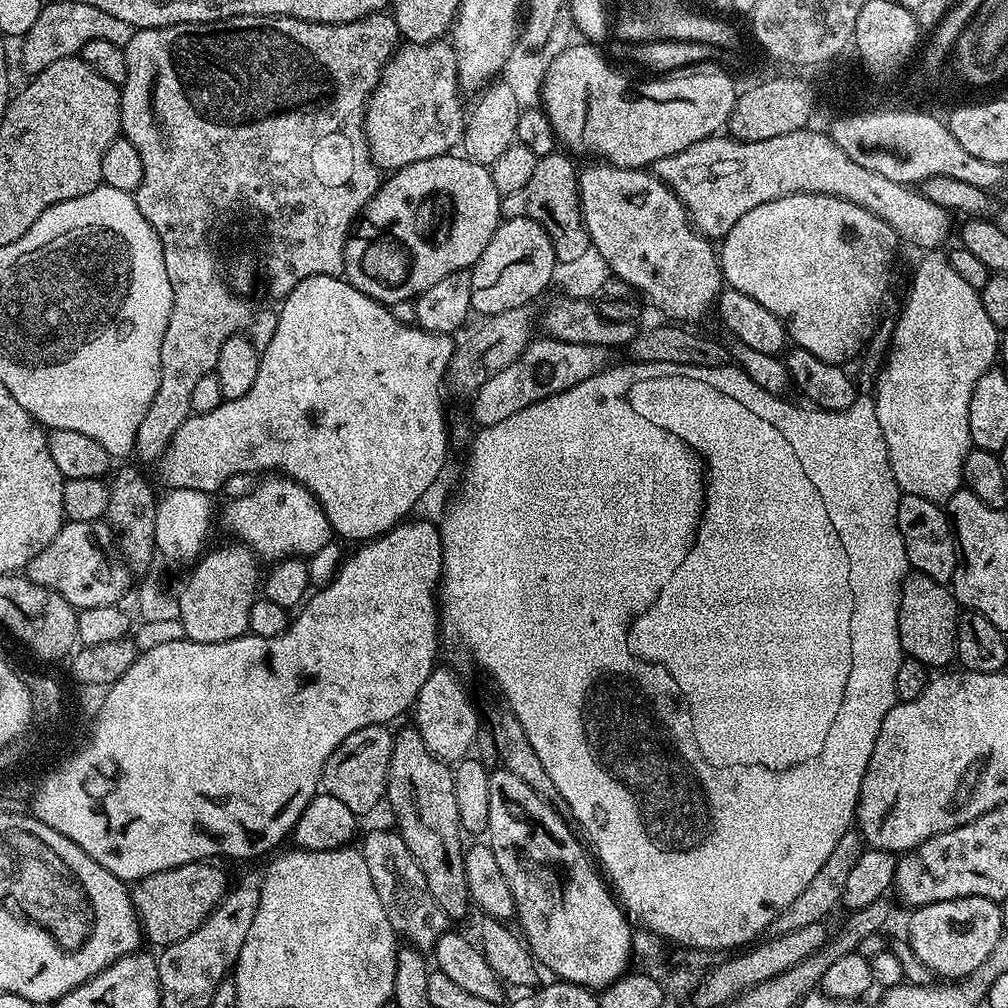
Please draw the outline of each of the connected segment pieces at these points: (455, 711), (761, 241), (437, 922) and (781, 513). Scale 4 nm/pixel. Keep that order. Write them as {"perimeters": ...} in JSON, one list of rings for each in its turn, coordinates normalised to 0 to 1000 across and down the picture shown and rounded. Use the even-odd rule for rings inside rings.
{"perimeters":[[[[435,661],[429,665],[429,667],[424,671],[423,677],[420,678],[419,685],[416,686],[415,692],[413,693],[413,697],[409,702],[409,709],[411,708],[411,721],[416,726],[419,734],[422,736],[424,742],[430,747],[430,749],[434,750],[437,754],[440,756],[454,756],[458,754],[465,746],[463,746],[466,740],[469,738],[473,728],[474,728],[474,710],[476,714],[476,708],[473,708],[467,694],[464,692],[462,688],[462,685],[457,677],[457,675],[446,665],[439,663],[439,661]]],[[[793,190],[740,208],[715,242],[712,251],[721,285],[756,300],[777,319],[789,344],[800,346],[815,359],[841,363],[868,331],[891,243],[889,230],[871,212],[830,194]]],[[[373,821],[367,824],[357,838],[357,844],[363,851],[367,873],[375,886],[375,891],[378,892],[379,901],[383,904],[389,921],[396,930],[402,930],[406,938],[425,944],[435,931],[445,924],[446,912],[427,887],[423,869],[402,839],[397,827],[390,822],[387,823]]],[[[665,359],[622,360],[615,361],[612,365],[604,363],[589,375],[581,375],[581,379],[565,383],[565,387],[550,391],[538,399],[530,399],[522,403],[522,407],[514,407],[514,411],[506,411],[506,415],[501,415],[499,419],[485,425],[477,424],[476,430],[473,428],[467,434],[468,445],[464,448],[464,461],[460,464],[456,489],[441,506],[440,517],[436,517],[435,520],[440,563],[435,584],[437,623],[441,632],[449,631],[450,634],[457,635],[468,646],[469,653],[488,670],[489,677],[496,682],[503,700],[508,703],[525,730],[535,755],[546,768],[555,788],[564,797],[568,814],[579,820],[578,828],[581,833],[583,828],[582,836],[585,841],[587,836],[586,844],[594,860],[601,866],[620,906],[626,907],[629,913],[631,908],[630,916],[636,922],[642,922],[648,930],[668,933],[675,937],[676,941],[695,940],[698,944],[713,946],[717,940],[734,942],[753,934],[765,922],[772,907],[776,907],[776,903],[780,903],[780,899],[784,899],[784,895],[788,895],[788,891],[792,891],[792,887],[800,883],[808,867],[815,863],[819,851],[823,851],[827,839],[831,839],[831,831],[835,831],[835,827],[846,820],[855,772],[859,768],[859,760],[863,760],[863,748],[867,748],[867,736],[871,736],[875,712],[879,712],[879,708],[883,708],[883,704],[891,696],[891,665],[899,653],[893,636],[893,588],[897,586],[897,576],[903,570],[903,561],[895,526],[891,526],[891,502],[895,489],[883,462],[879,435],[875,435],[869,399],[864,392],[850,392],[842,405],[829,408],[811,403],[797,405],[794,401],[785,401],[782,395],[756,387],[756,383],[745,377],[733,363],[701,365]]]]}

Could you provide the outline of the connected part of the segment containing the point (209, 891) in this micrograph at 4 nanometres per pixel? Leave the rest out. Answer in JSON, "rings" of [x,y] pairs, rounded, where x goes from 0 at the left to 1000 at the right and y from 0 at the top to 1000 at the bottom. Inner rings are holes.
{"rings":[[[194,854],[136,873],[130,880],[131,897],[138,911],[140,924],[159,940],[187,930],[203,914],[216,895],[227,884],[228,876],[213,856]]]}

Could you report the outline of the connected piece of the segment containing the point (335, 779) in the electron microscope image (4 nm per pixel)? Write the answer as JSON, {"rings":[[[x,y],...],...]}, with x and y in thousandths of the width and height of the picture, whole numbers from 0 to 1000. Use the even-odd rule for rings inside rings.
{"rings":[[[379,718],[351,724],[351,728],[340,734],[331,748],[327,748],[319,771],[320,785],[331,789],[352,808],[367,805],[376,794],[382,793],[390,733],[390,723]]]}

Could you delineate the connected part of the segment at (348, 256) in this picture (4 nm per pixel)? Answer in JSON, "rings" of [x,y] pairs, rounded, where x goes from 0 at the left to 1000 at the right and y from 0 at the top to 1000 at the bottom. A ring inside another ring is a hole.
{"rings":[[[459,153],[432,155],[426,159],[404,163],[401,167],[392,168],[386,175],[389,176],[386,179],[384,176],[378,182],[377,187],[371,192],[371,196],[367,196],[367,200],[352,219],[341,245],[340,273],[346,282],[350,282],[352,286],[359,288],[359,292],[371,296],[376,302],[394,304],[393,302],[399,301],[400,298],[412,299],[414,294],[419,293],[423,288],[427,288],[427,284],[431,284],[431,280],[438,280],[438,276],[442,276],[447,270],[458,270],[467,267],[468,263],[474,260],[474,256],[478,256],[478,248],[482,248],[482,244],[486,244],[486,236],[490,236],[490,228],[498,220],[496,212],[498,195],[494,185],[490,185],[487,166],[481,166],[474,160],[468,160]]]}

